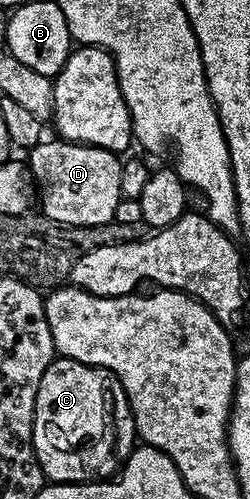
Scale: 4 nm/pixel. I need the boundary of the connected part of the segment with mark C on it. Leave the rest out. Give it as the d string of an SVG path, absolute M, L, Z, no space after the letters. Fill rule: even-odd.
M64 356L51 361L40 379L34 404L34 450L43 474L54 483L89 483L110 479L136 448L134 417L124 387L109 369L85 365Z

